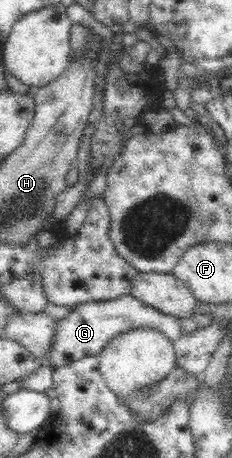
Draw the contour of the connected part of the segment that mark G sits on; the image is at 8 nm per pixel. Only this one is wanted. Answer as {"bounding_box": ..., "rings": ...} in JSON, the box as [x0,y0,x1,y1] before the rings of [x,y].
{"bounding_box":[44,295,186,367],"rings":[[[120,295],[116,299],[106,299],[106,301],[82,303],[69,309],[70,313],[55,323],[54,337],[51,339],[50,349],[44,353],[45,363],[50,367],[62,367],[68,363],[82,359],[88,355],[98,356],[102,347],[124,331],[138,327],[154,327],[161,331],[174,343],[186,337],[179,319],[173,316],[166,316],[162,313],[144,306],[141,302],[133,299],[132,296]]]}

